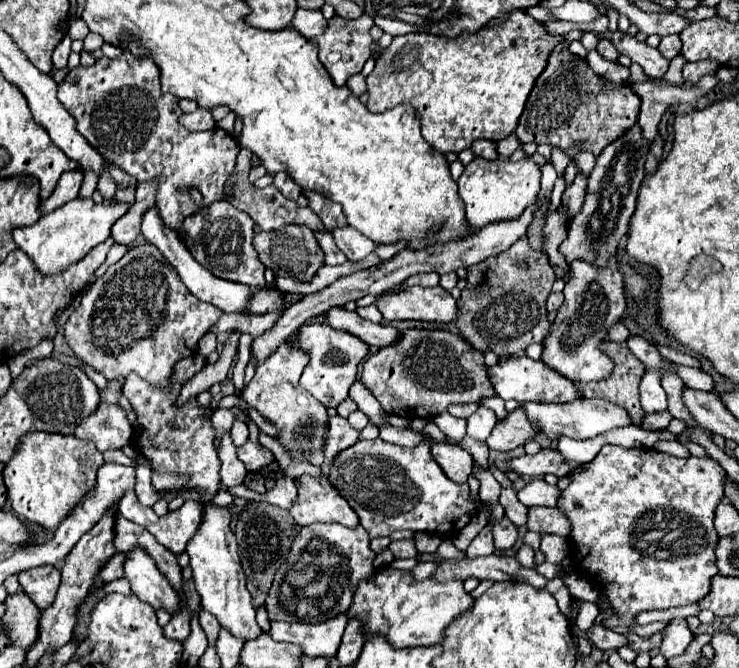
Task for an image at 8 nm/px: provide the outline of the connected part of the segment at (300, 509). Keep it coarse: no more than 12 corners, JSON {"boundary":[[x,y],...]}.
{"boundary":[[301,476],[291,514],[299,526],[337,522],[359,516],[327,476]]}

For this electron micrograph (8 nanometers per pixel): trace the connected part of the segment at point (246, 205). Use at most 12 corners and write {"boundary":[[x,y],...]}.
{"boundary":[[241,148],[225,200],[261,230],[305,224],[325,230],[309,208],[275,186],[249,182],[253,152]]}

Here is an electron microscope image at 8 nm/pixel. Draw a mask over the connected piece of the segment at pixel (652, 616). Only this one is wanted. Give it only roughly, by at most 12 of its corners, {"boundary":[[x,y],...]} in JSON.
{"boundary":[[674,607],[647,610],[635,620],[639,626],[653,622],[669,622],[682,616],[693,616],[699,608]]}

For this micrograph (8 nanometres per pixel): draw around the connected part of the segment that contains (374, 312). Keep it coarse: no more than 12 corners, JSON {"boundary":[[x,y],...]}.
{"boundary":[[375,304],[357,308],[357,314],[371,322],[381,322],[383,316]]}

